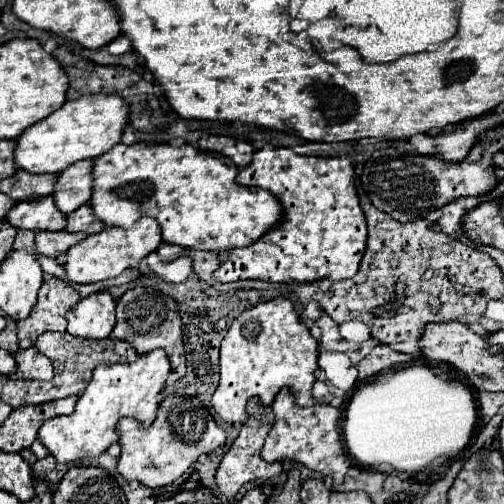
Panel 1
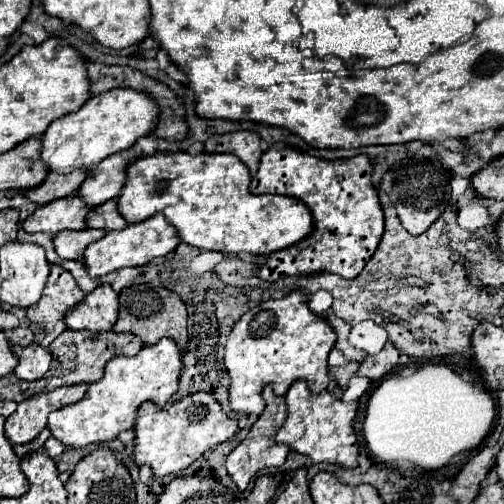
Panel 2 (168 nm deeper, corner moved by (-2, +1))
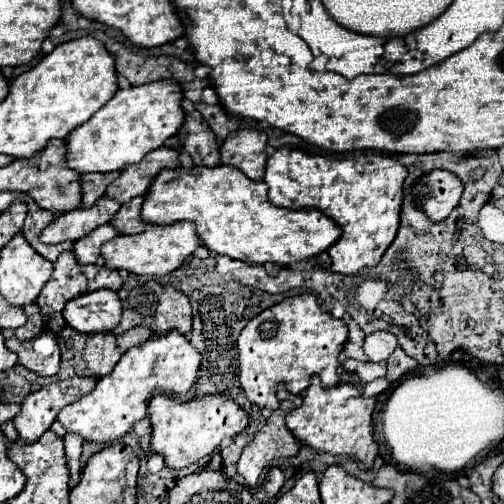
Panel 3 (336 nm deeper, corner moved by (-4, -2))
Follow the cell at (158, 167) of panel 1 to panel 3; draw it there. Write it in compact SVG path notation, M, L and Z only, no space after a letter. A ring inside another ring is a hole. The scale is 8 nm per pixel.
M198 165L196 173L182 167L162 169L150 183L140 217L158 225L192 221L200 241L212 253L258 265L268 261L288 265L310 259L328 249L340 235L338 225L318 209L294 211L270 205L268 185L264 181L252 181L232 165Z

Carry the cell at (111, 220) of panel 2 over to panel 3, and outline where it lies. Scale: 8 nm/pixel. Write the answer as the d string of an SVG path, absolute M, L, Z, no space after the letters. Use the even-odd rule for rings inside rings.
M134 197L128 203L124 203L118 213L112 217L110 225L116 225L116 229L124 235L132 235L132 233L142 233L146 223L140 219L140 207L142 207L144 197Z

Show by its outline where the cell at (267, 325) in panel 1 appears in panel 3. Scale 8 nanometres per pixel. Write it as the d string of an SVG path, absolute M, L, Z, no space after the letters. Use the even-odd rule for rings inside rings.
M312 293L288 297L250 319L238 335L240 385L250 403L262 409L278 409L276 385L284 383L294 395L310 385L310 377L322 377L324 387L338 383L338 355L346 343L348 329L342 319L324 313Z

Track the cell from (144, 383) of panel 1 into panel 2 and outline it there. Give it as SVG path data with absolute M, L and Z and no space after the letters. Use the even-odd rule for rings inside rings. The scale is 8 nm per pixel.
M162 338L156 344L144 346L136 356L114 356L106 366L104 376L88 386L80 402L54 410L50 414L48 428L52 430L52 436L58 438L64 446L82 448L88 444L106 444L120 432L134 426L136 410L142 402L150 400L158 408L162 408L178 390L180 372L182 350L170 338Z

